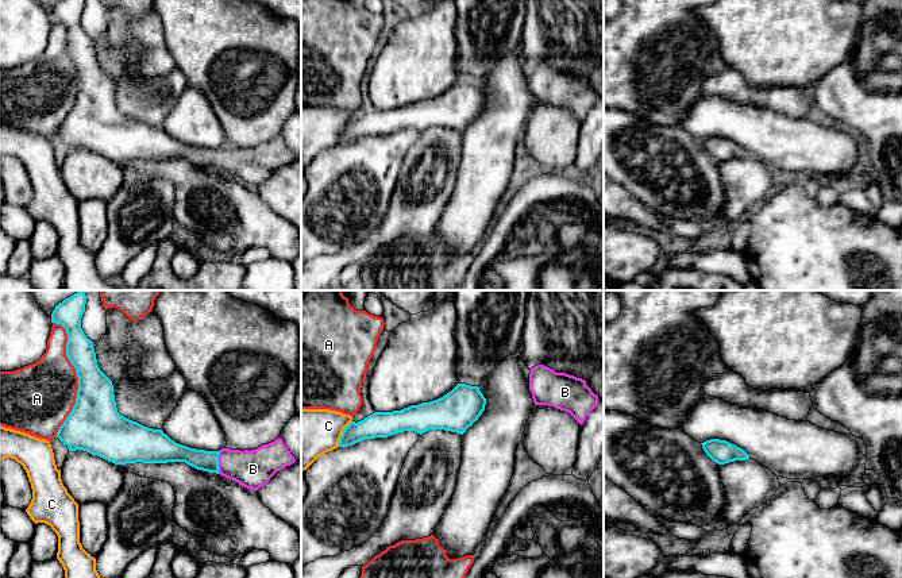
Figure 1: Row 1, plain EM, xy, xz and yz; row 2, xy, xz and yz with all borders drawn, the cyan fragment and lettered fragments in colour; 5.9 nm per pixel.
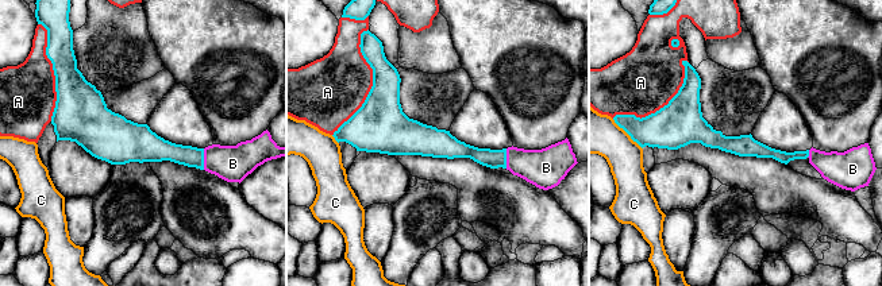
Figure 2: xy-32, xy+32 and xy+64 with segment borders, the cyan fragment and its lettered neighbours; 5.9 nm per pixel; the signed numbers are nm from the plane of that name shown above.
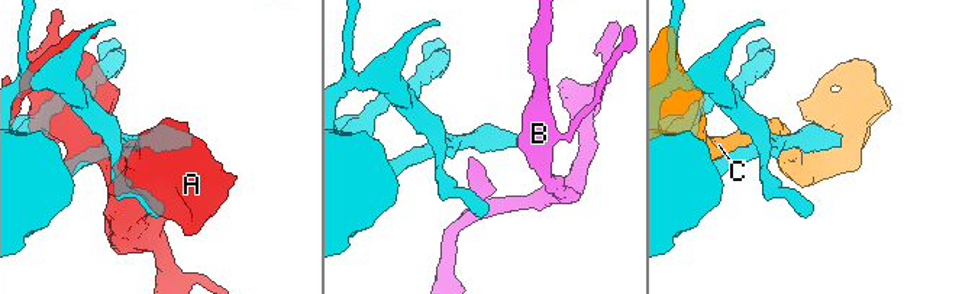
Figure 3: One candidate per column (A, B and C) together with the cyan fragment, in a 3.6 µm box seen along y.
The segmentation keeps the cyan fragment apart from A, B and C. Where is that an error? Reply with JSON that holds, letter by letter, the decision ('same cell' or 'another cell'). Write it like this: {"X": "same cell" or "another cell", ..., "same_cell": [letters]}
{"A": "another cell", "B": "same cell", "C": "another cell", "same_cell": ["B"]}

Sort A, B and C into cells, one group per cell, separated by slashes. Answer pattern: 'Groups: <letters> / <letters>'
Groups: A / B / C

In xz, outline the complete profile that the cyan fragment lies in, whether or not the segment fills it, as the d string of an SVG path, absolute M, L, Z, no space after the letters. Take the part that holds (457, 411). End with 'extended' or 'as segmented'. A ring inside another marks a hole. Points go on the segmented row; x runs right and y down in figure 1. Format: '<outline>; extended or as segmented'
M458 384L443 397L410 405L401 411L374 412L363 420L351 421L338 447L352 446L365 439L388 438L404 431L424 434L444 429L463 435L485 411L486 398L478 386Z; as segmented

